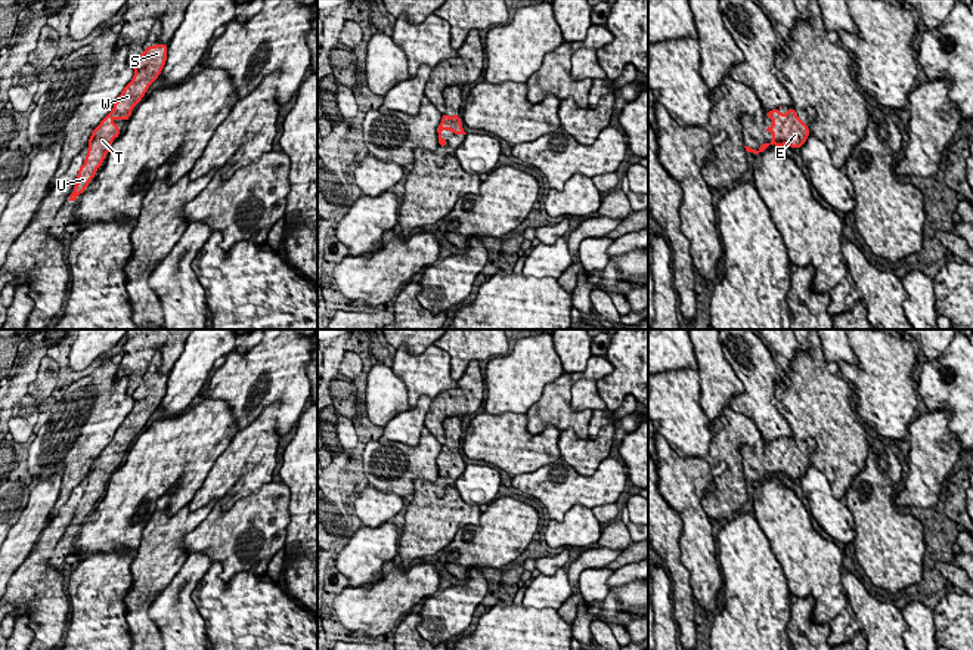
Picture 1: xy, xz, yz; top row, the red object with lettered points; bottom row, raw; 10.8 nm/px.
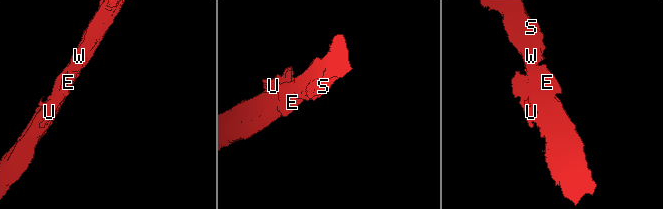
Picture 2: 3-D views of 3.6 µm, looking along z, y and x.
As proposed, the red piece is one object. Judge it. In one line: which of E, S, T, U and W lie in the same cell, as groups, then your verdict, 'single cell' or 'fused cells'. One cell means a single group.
E S T U W | single cell

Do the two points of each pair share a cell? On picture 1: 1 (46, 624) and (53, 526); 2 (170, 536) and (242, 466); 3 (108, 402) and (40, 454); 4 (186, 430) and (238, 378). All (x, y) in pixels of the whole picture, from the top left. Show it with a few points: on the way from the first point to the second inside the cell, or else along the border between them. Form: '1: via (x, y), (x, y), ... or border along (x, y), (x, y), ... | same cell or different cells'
1: via (45, 600), (40, 593), (42, 550) | same cell
2: border along (234, 503), (228, 508), (213, 501), (188, 508) | different cells
3: via (92, 414), (56, 448) | same cell
4: border along (205, 396), (222, 399), (229, 406), (236, 429) | different cells

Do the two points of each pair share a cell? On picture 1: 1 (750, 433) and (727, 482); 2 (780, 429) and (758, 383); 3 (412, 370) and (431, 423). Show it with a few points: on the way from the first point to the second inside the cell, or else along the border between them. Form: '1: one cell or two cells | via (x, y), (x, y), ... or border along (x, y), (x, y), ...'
1: one cell | via (737, 443), (734, 446), (734, 469)
2: one cell | via (768, 417), (759, 405), (759, 395)
3: two cells | border along (458, 386), (442, 390), (433, 399)

